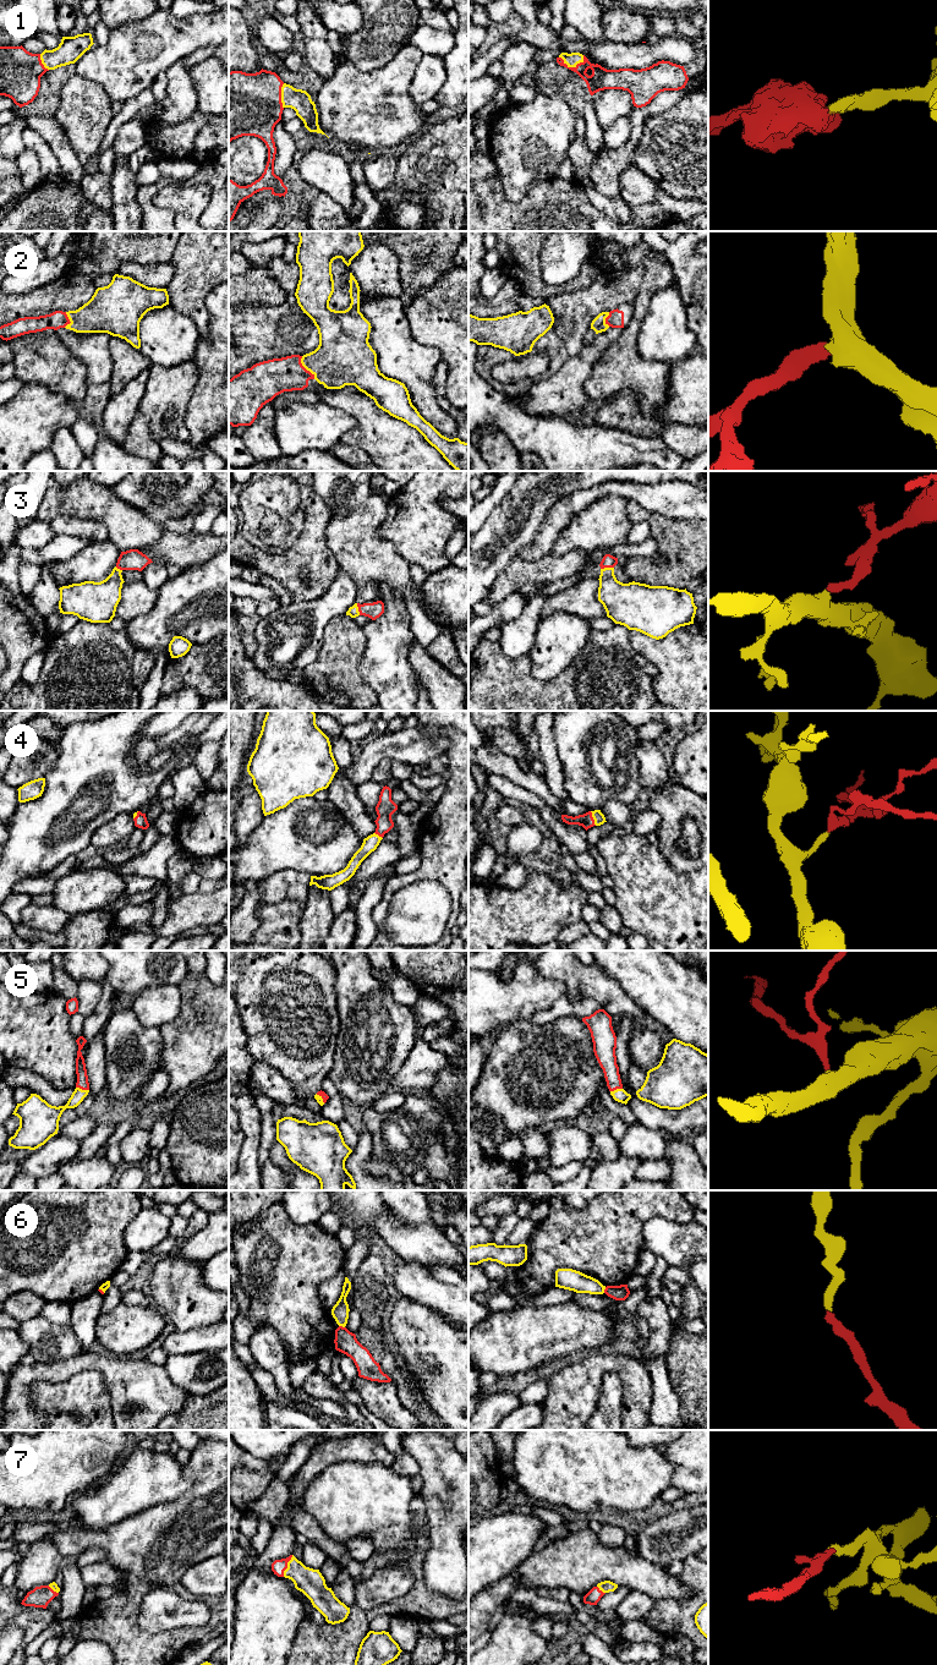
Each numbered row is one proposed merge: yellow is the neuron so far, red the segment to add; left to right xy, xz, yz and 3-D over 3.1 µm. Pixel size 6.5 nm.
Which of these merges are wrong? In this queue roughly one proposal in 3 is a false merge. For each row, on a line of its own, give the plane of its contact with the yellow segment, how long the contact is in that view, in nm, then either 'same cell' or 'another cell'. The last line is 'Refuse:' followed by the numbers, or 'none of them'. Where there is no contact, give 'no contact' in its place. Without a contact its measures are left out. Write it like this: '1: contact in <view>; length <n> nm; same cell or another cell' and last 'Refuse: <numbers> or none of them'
1: contact in yz; length 170 nm; same cell
2: contact in xz; length 180 nm; same cell
3: contact in yz; length 90 nm; same cell
4: contact in yz; length 100 nm; same cell
5: contact in xy; length 90 nm; same cell
6: contact in xz; length 40 nm; another cell
7: contact in xz; length 160 nm; same cell
Refuse: 6

